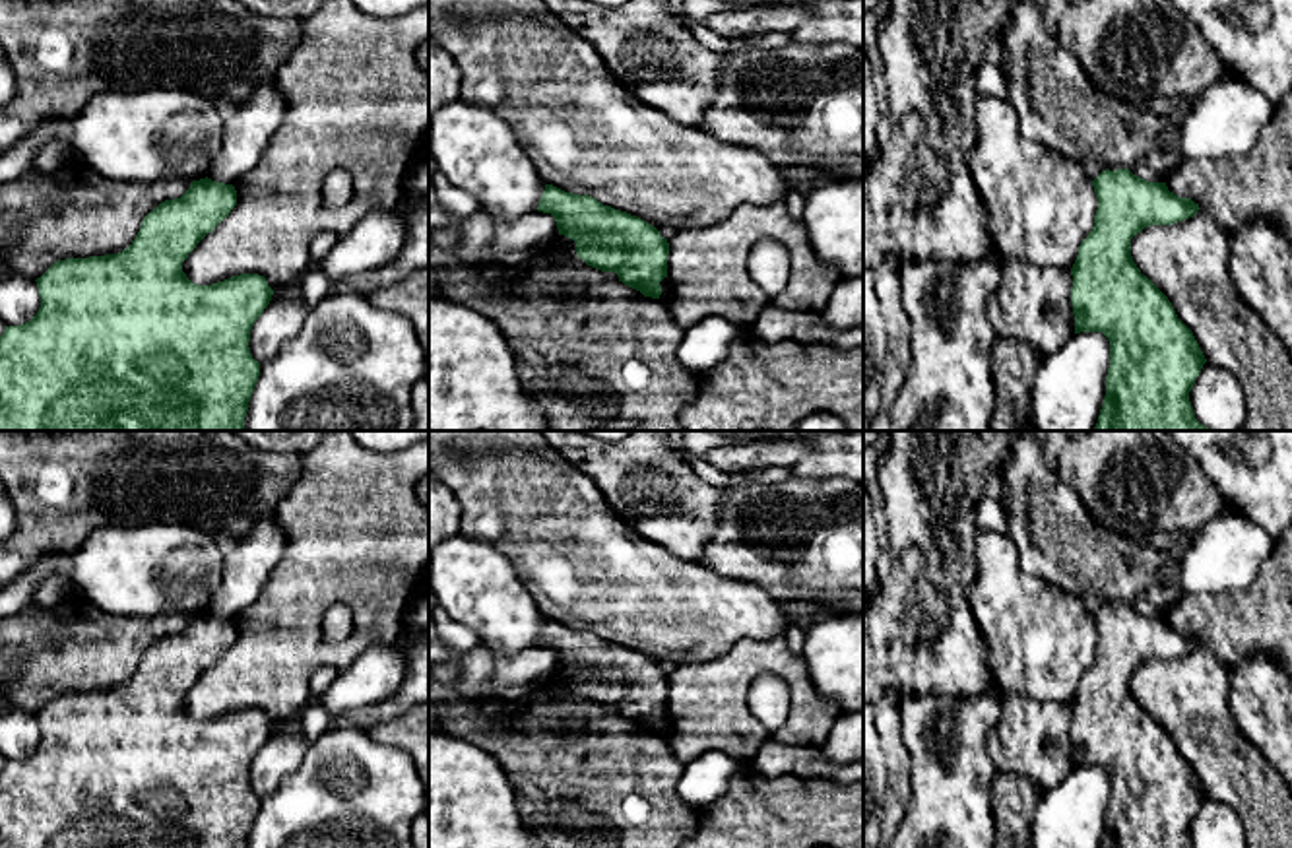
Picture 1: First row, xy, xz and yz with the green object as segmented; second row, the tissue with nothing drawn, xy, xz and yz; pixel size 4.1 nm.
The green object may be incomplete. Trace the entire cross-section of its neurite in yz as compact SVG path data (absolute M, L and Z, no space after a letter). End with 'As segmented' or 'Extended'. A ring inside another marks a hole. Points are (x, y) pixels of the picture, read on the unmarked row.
M1106 603L1092 621L1098 644L1071 702L1071 737L1075 768L1102 766L1110 776L1100 848L1193 848L1189 827L1207 794L1168 732L1133 697L1131 673L1145 662L1189 654L1201 642L1191 633L1170 627L1166 617L1148 617L1129 603Z. As segmented

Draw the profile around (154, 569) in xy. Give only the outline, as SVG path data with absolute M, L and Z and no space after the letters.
M173 522L95 528L72 557L72 594L132 617L206 613L225 563L215 536Z

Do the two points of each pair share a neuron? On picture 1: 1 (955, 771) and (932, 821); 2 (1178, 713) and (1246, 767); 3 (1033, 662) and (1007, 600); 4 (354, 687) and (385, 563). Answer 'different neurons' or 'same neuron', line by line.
1: same neuron
2: same neuron
3: same neuron
4: different neurons

